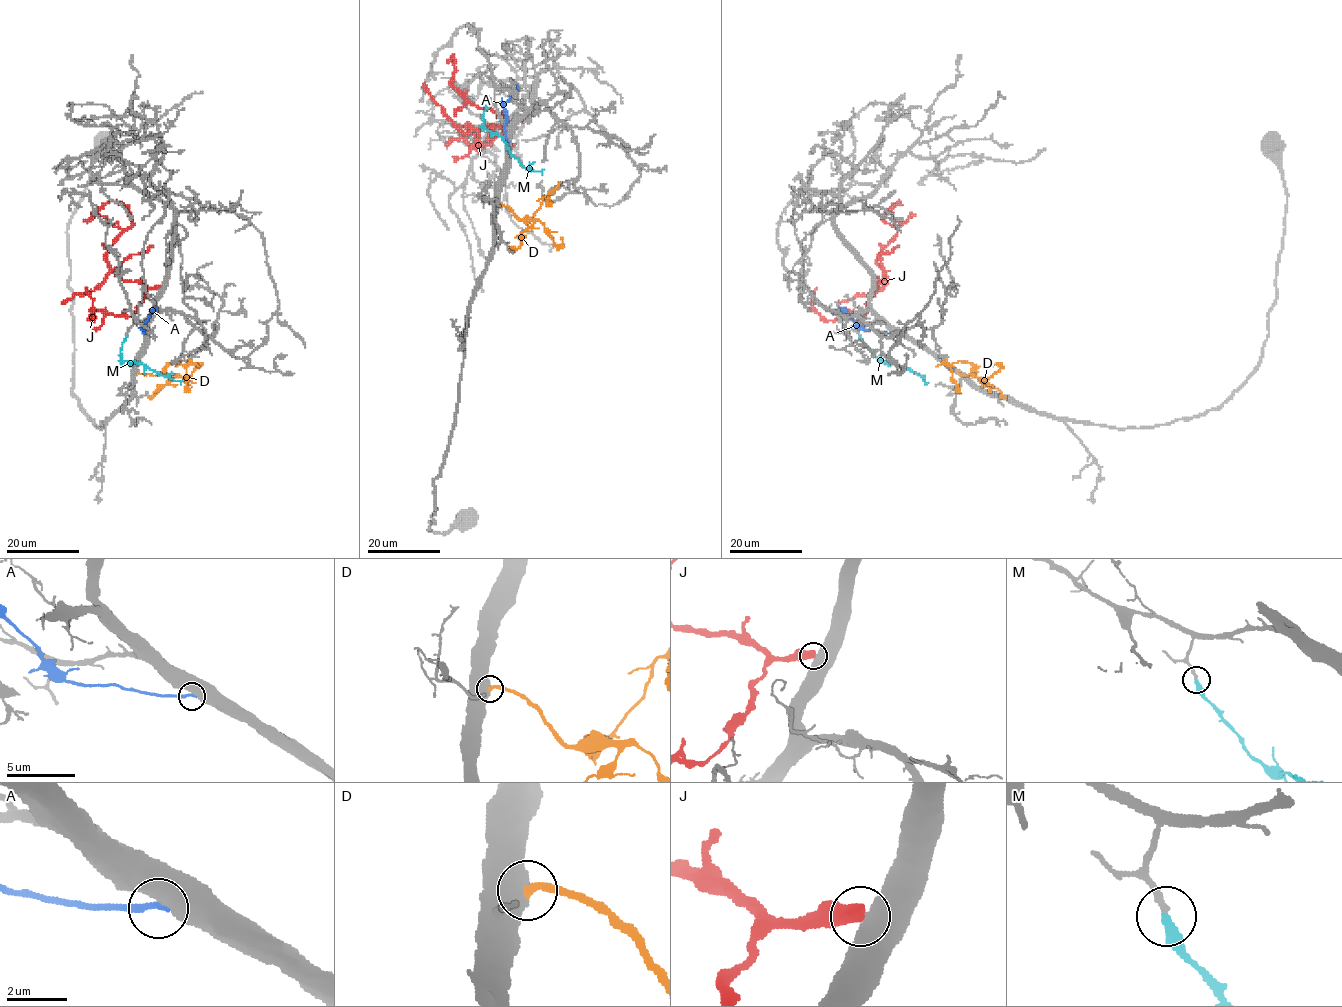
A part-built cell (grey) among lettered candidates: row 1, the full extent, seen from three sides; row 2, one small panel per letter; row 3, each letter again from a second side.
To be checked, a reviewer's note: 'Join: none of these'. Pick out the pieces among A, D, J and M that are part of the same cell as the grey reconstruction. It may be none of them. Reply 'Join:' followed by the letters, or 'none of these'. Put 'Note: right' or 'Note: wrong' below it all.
Join: M
Note: wrong

